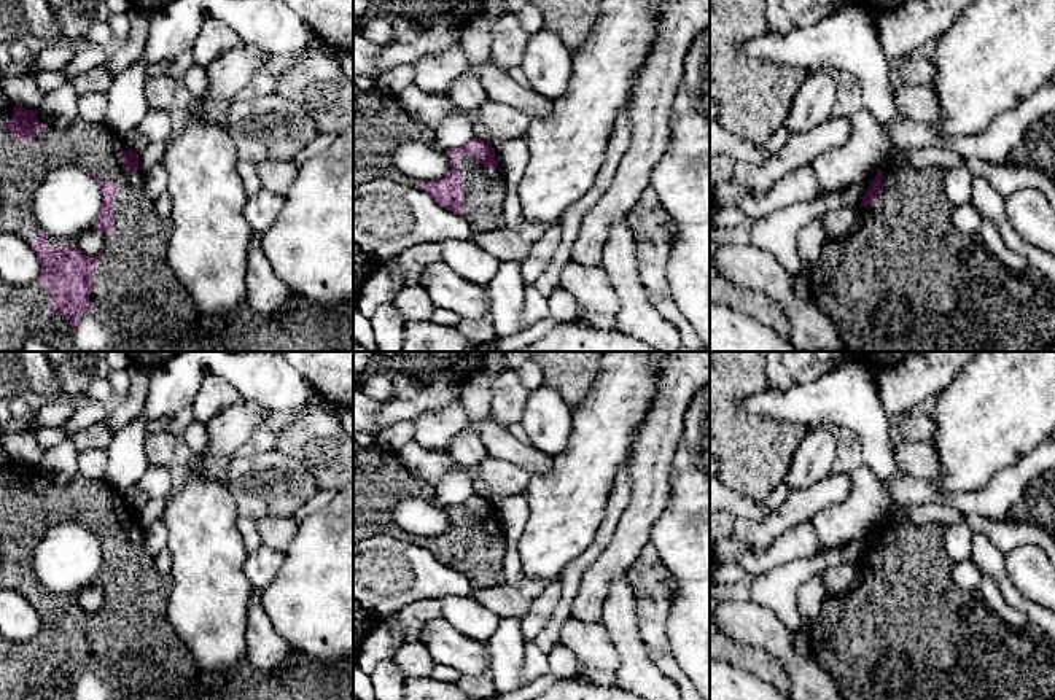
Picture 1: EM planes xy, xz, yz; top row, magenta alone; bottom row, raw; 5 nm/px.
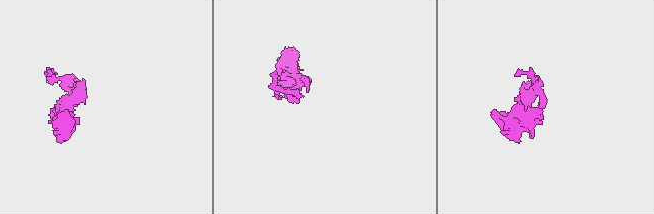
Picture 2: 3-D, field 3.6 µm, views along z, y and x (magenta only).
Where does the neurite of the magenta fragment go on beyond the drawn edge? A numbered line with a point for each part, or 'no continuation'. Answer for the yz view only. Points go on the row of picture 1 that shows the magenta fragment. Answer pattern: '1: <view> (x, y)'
1: yz (888, 271)

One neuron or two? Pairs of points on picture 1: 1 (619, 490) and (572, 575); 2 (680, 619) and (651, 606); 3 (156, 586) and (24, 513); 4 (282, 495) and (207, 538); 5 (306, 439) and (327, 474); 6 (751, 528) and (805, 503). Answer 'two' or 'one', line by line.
1: one
2: two
3: one
4: two
5: one
6: one

